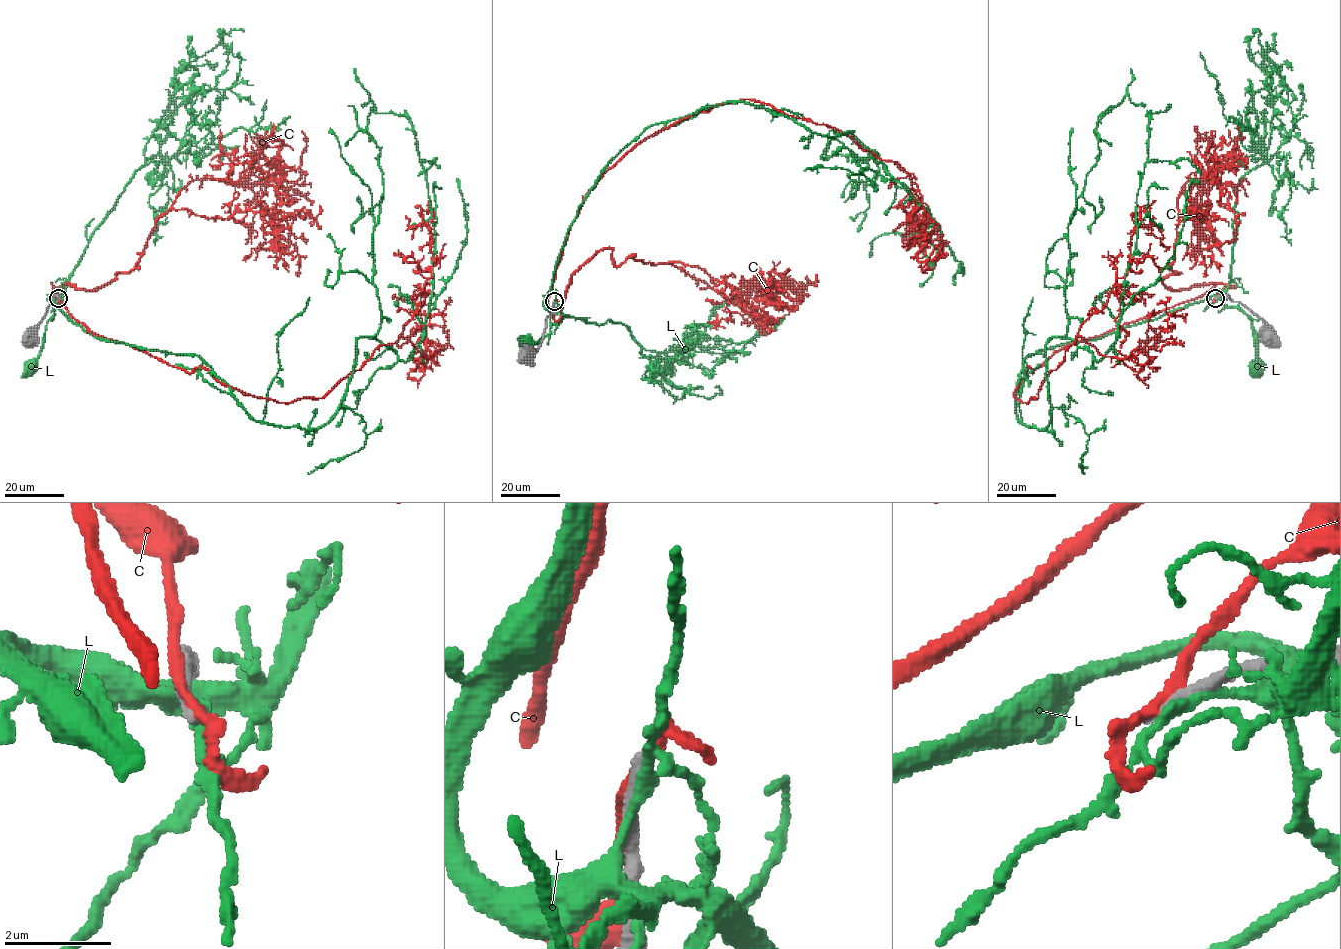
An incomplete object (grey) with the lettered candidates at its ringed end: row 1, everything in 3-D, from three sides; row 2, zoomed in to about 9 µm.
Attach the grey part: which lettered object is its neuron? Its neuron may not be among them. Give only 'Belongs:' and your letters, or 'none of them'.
Belongs: none of them

